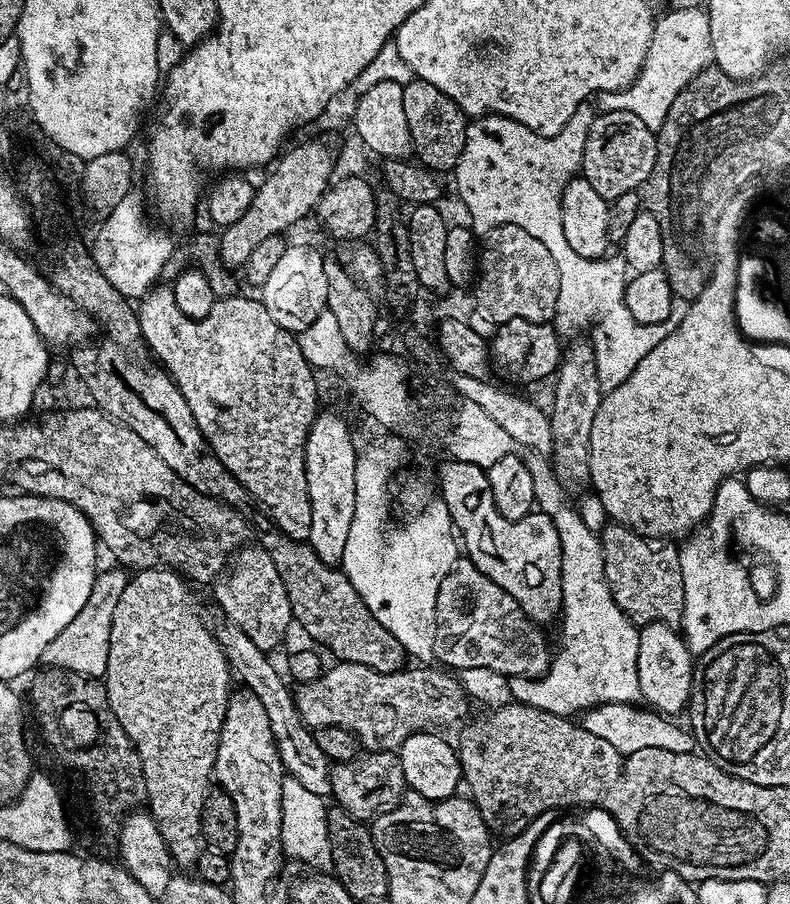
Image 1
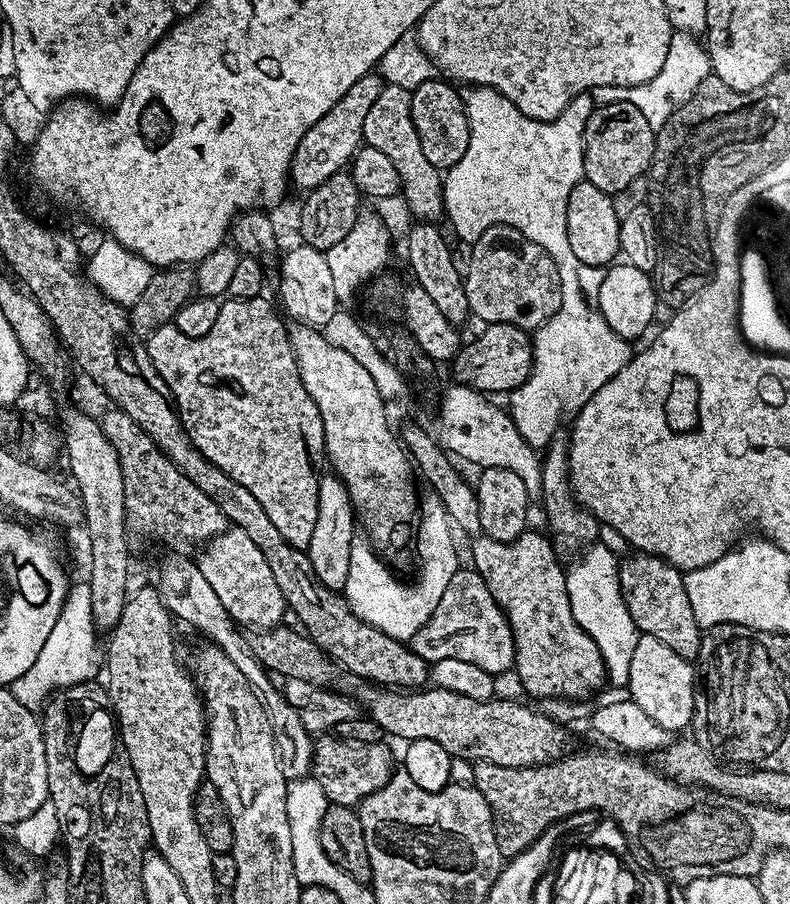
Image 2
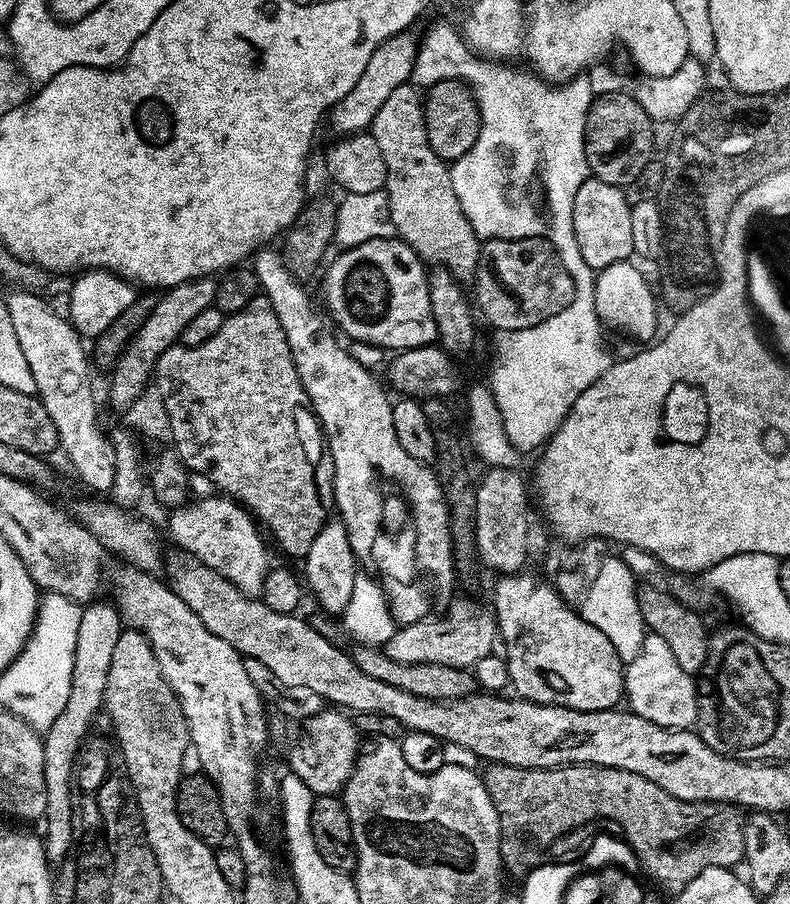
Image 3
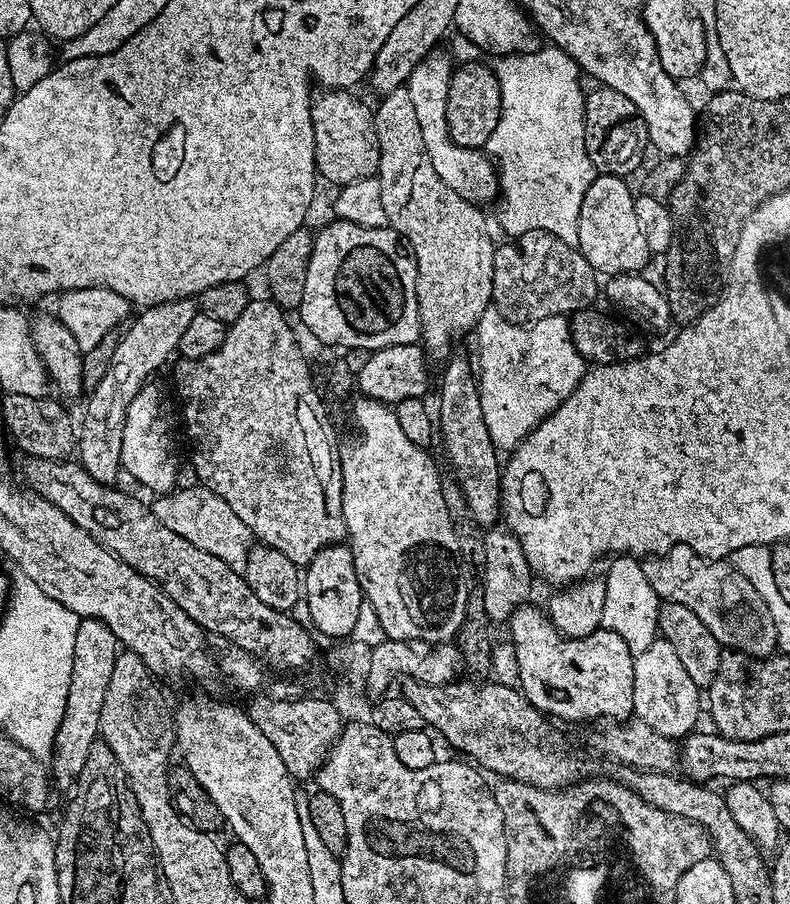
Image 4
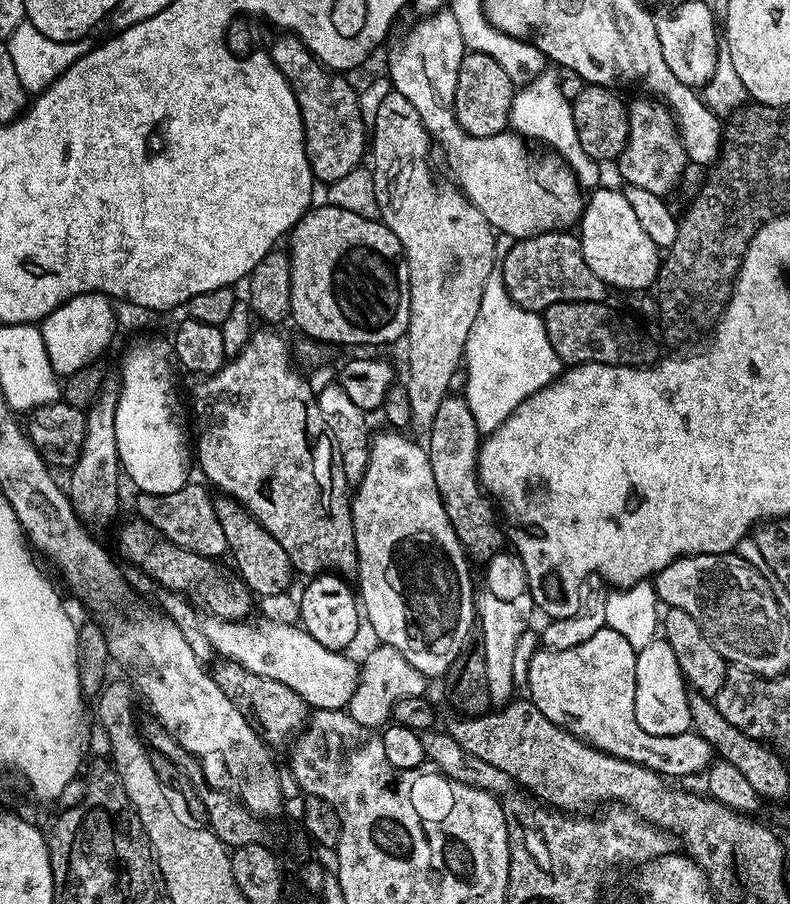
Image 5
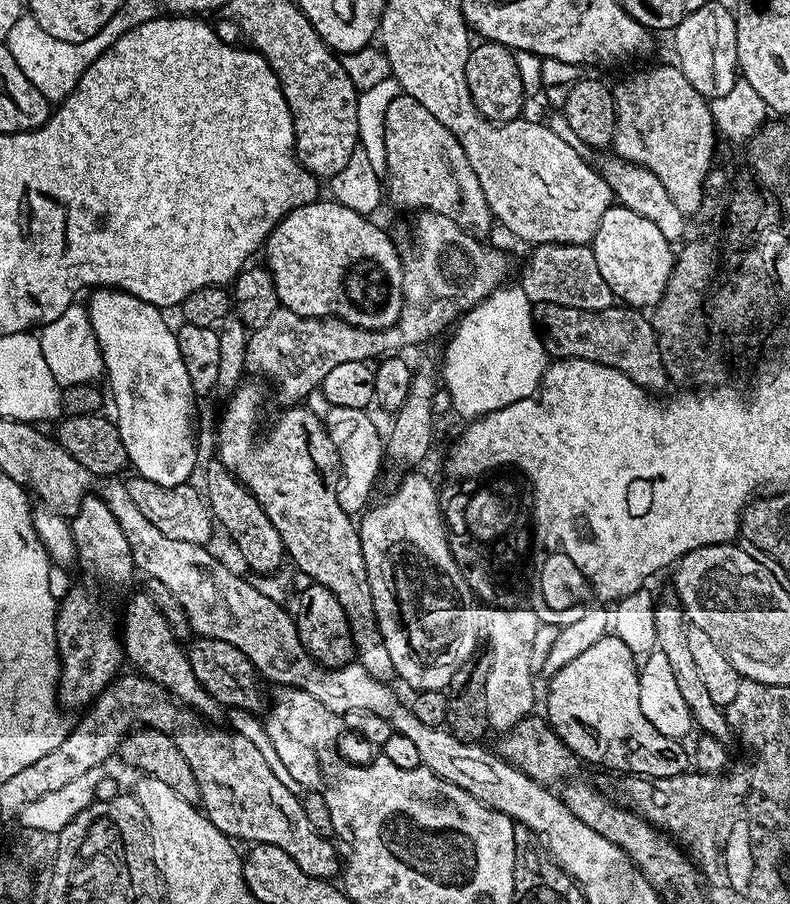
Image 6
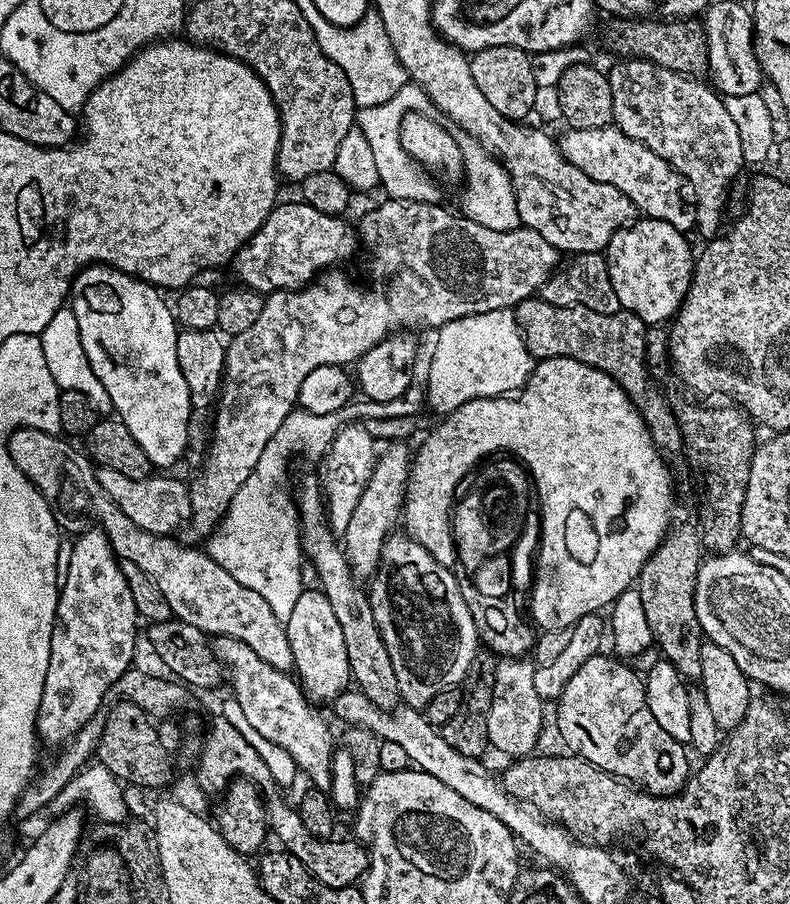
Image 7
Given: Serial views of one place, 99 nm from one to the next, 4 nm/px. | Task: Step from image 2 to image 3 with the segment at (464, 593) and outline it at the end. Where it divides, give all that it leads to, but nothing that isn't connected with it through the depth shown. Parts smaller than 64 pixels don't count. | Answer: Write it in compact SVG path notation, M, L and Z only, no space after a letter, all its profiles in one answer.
M459 600L454 604L456 612L448 610L443 614L433 614L427 620L397 627L396 633L382 646L382 651L394 658L394 662L471 669L480 659L492 654L497 647L496 617L487 603L484 605L476 600Z

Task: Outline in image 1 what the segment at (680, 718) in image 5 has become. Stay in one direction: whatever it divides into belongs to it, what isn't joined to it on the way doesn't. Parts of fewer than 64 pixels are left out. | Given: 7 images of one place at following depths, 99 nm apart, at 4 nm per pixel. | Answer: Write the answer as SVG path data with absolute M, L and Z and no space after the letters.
M654 622L639 629L638 642L638 686L645 705L661 714L683 713L691 694L693 653L688 651L688 641L673 625Z

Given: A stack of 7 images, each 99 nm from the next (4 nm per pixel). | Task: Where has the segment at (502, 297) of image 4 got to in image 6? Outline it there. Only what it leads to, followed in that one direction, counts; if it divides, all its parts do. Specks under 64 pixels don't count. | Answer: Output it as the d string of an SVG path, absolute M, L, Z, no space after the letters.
M537 244L520 272L520 287L533 305L557 304L574 310L606 310L613 307L614 297L606 278L598 271L591 247L586 244Z

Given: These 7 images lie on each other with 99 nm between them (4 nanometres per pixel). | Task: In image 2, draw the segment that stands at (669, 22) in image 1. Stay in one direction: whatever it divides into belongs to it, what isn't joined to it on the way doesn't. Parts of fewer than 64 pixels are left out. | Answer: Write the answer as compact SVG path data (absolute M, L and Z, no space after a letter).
M673 31L670 50L666 54L666 62L662 62L662 70L650 78L650 82L639 84L636 88L627 89L626 98L638 110L642 110L646 122L654 129L666 126L670 117L681 108L686 101L692 99L694 90L702 86L702 82L712 70L712 60L708 56L707 47L700 44L699 39L689 32Z

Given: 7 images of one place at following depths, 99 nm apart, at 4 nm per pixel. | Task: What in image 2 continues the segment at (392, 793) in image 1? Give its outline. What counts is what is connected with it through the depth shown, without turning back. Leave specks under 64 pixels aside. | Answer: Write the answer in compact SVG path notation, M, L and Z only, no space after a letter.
M324 734L315 741L312 750L311 775L322 786L326 798L333 804L341 804L347 808L359 805L374 790L382 790L394 771L392 752L387 743L367 744L344 740L335 734Z

